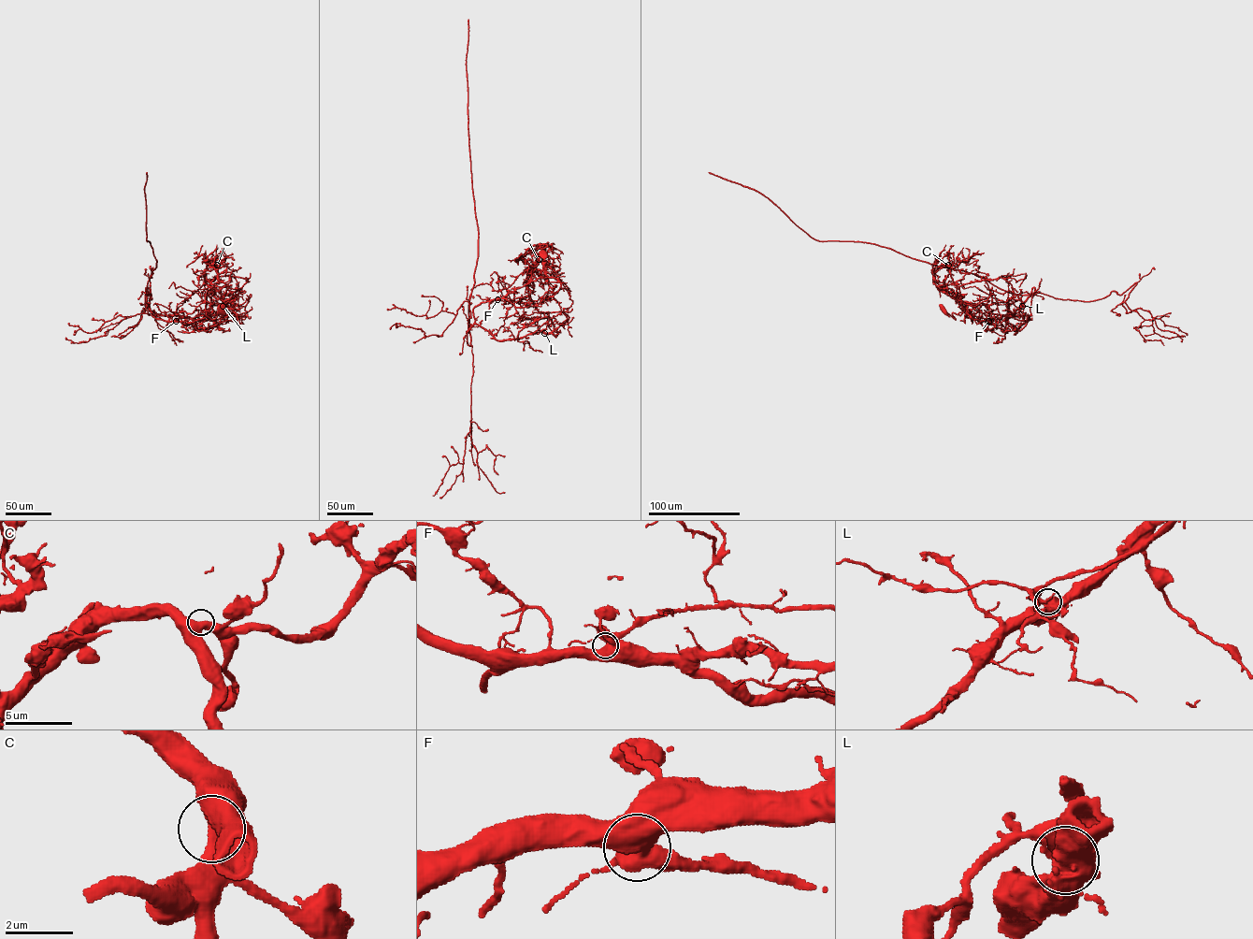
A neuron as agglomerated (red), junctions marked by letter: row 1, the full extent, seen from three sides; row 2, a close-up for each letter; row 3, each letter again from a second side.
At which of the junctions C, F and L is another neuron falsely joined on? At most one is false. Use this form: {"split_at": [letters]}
{"split_at": ["L"]}

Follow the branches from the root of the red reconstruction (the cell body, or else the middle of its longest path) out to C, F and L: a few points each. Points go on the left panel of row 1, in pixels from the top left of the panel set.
C: (223, 309), (214, 319), (206, 314), (205, 295), (217, 274), (217, 265)
F: (223, 309), (214, 319), (206, 314), (207, 310), (209, 315), (203, 318), (192, 322), (176, 321)
L: (223, 309), (214, 319), (206, 314), (206, 281), (220, 276), (244, 278), (247, 281), (239, 292), (223, 306)

